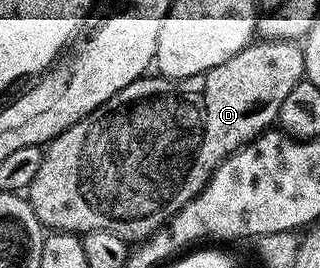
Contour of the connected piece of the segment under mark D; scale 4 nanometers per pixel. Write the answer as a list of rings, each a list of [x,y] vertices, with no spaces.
[[[282,38],[281,40],[255,40],[237,56],[229,56],[225,64],[217,64],[217,68],[209,68],[197,76],[188,78],[164,78],[162,76],[144,76],[137,79],[129,88],[121,88],[117,96],[105,100],[93,112],[89,112],[77,124],[73,124],[65,132],[61,132],[46,143],[41,168],[37,168],[37,176],[33,176],[31,185],[25,191],[25,197],[30,202],[33,212],[37,212],[37,220],[48,231],[64,230],[70,234],[84,235],[94,230],[113,232],[121,236],[129,244],[138,244],[160,230],[189,200],[193,200],[203,190],[215,171],[227,155],[234,150],[240,150],[247,142],[251,142],[258,134],[272,129],[276,125],[281,104],[285,104],[285,96],[293,92],[297,83],[304,81],[303,48],[298,41]]]

